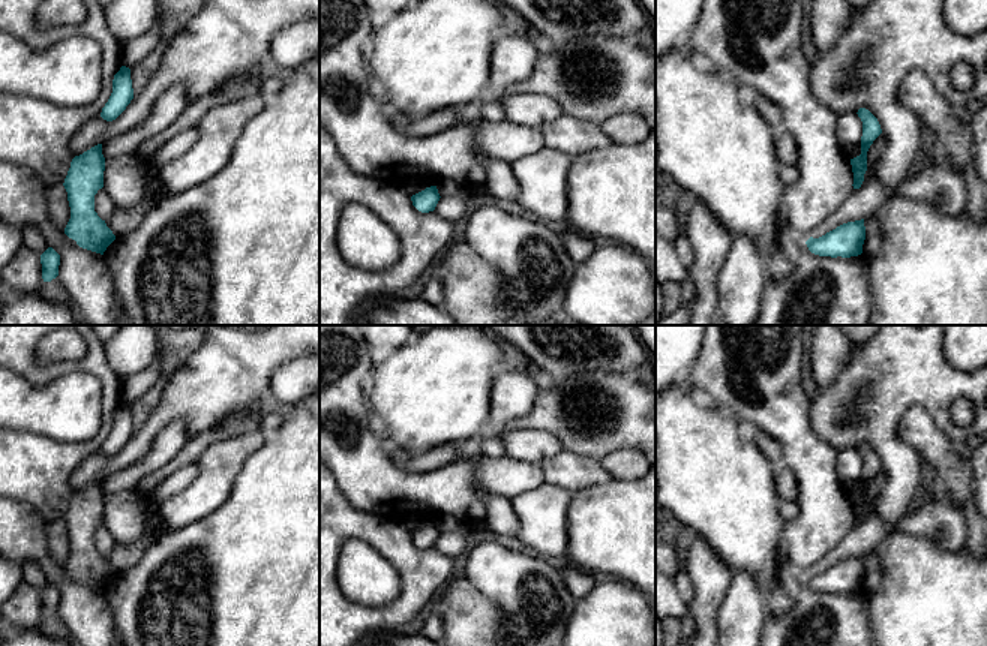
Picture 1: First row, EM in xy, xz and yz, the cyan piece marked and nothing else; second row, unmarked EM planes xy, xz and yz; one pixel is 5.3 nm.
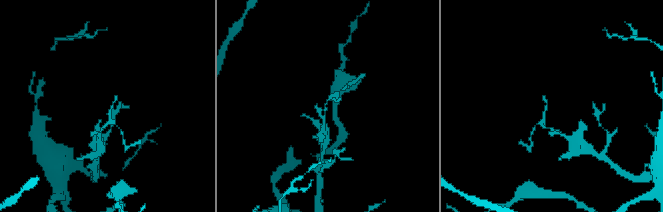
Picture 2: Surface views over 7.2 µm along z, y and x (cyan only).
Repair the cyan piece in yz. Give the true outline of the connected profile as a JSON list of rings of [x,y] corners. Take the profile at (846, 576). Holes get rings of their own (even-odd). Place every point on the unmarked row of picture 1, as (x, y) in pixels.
[[[861,555],[843,559],[819,574],[810,573],[806,580],[812,589],[819,592],[850,594],[862,589],[864,576],[866,562]]]

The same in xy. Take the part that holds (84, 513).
[[[98,480],[72,495],[63,519],[70,543],[64,570],[80,583],[100,591],[116,576],[105,556],[94,547],[94,531],[104,523],[104,507],[102,480]]]

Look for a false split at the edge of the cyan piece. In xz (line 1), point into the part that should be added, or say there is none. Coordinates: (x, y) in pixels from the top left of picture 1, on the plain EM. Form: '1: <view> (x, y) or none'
1: none

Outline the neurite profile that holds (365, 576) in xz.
[[[357,538],[344,541],[336,579],[350,601],[370,609],[393,603],[402,591],[402,580],[390,561]]]

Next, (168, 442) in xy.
[[[171,421],[154,436],[150,451],[146,456],[128,468],[105,477],[102,481],[104,493],[138,490],[140,483],[174,459],[189,439],[186,421]]]

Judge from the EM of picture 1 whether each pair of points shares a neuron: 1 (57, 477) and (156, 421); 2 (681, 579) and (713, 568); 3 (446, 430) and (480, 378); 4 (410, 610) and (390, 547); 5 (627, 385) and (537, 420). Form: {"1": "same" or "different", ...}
{"1": "different", "2": "different", "3": "same", "4": "same", "5": "same"}

